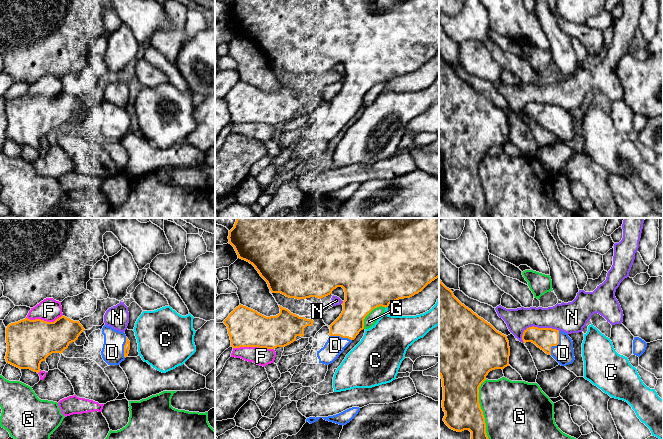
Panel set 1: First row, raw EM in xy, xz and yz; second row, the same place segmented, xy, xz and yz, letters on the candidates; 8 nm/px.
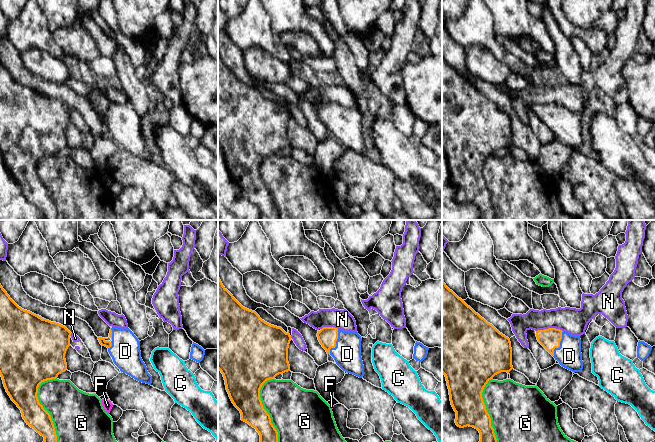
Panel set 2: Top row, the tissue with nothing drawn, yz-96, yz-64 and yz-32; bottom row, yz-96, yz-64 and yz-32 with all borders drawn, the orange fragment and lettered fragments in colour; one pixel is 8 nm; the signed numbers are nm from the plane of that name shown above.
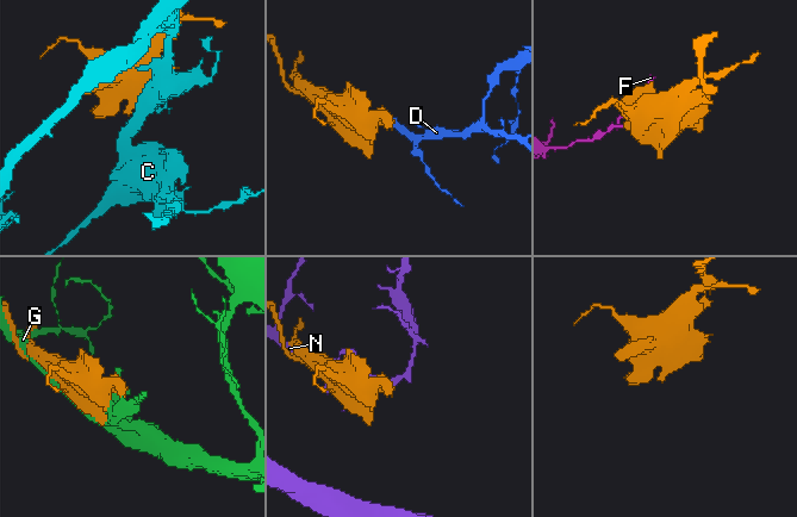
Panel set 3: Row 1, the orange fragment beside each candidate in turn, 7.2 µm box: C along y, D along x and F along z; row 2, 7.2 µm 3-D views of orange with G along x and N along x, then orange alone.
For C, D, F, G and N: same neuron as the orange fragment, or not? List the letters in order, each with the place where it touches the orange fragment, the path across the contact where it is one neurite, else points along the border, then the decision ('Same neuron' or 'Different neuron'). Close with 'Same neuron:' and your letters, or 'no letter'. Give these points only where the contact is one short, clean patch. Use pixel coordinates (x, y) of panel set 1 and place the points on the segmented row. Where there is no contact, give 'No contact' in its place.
C: Touches orange at xz (386, 306). Different neuron
D: Touches orange at yz (557, 344). Same neuron
F: Touches orange at xz (253, 346). Different neuron
G: Touches orange at yz (481, 409). Different neuron
N: Touches orange at yz (537, 327). Different neuron
Same neuron: D

